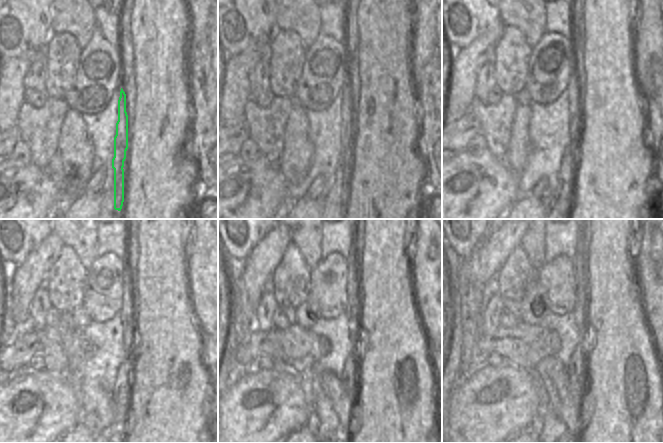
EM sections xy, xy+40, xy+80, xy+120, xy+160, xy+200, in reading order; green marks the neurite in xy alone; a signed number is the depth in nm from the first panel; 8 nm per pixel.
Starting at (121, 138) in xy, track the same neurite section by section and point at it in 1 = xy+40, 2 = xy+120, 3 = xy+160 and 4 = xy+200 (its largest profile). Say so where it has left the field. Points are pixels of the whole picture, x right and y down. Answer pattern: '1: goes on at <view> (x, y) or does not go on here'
1: goes on at xy+40 (348, 114)
2: goes on at xy+120 (127, 311)
3: goes on at xy+160 (353, 310)
4: goes on at xy+200 (580, 306)

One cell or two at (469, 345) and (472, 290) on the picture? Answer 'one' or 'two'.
one

